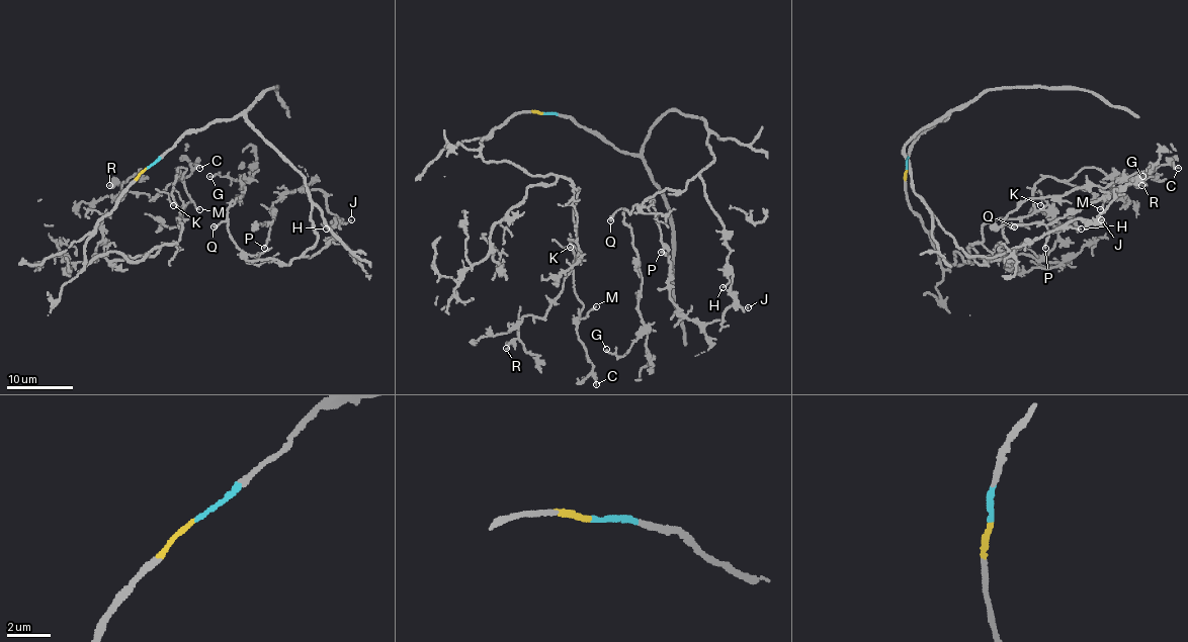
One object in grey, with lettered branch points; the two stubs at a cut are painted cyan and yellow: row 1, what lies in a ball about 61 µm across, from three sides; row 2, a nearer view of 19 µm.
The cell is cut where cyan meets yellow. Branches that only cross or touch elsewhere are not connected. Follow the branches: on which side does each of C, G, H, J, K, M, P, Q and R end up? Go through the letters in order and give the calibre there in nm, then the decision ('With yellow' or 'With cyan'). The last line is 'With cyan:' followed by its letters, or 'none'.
C: Thickness 110 nm. With yellow
G: Thickness 170 nm. With cyan
H: Thickness 120 nm. With cyan
J: Thickness 90 nm. With cyan
K: Thickness 100 nm. With yellow
M: Thickness 140 nm. With yellow
P: Thickness 140 nm. With cyan
Q: Thickness 170 nm. With cyan
R: Thickness 150 nm. With yellow
With cyan: G, H, J, P, Q

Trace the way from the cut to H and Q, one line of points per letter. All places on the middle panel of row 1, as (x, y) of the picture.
H: (543, 113), (570, 115), (638, 154), (668, 112), (700, 117), (713, 160), (699, 173), (731, 251), (723, 287)
Q: (543, 113), (570, 115), (638, 154), (668, 112), (704, 120), (713, 160), (686, 188), (664, 188), (609, 221)

